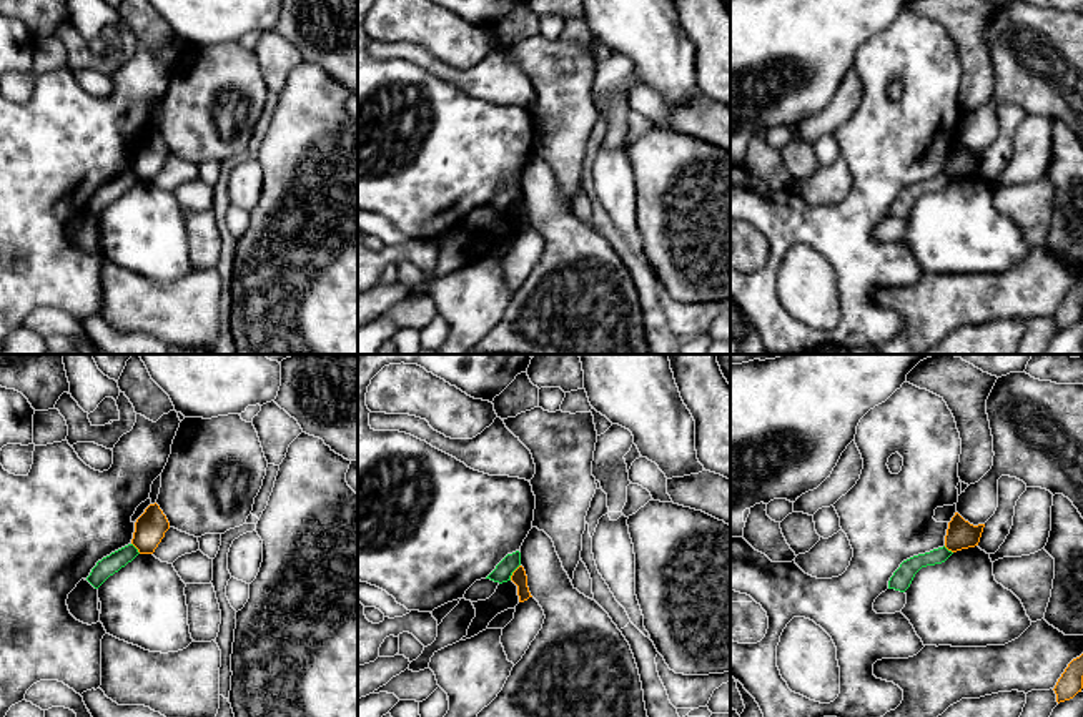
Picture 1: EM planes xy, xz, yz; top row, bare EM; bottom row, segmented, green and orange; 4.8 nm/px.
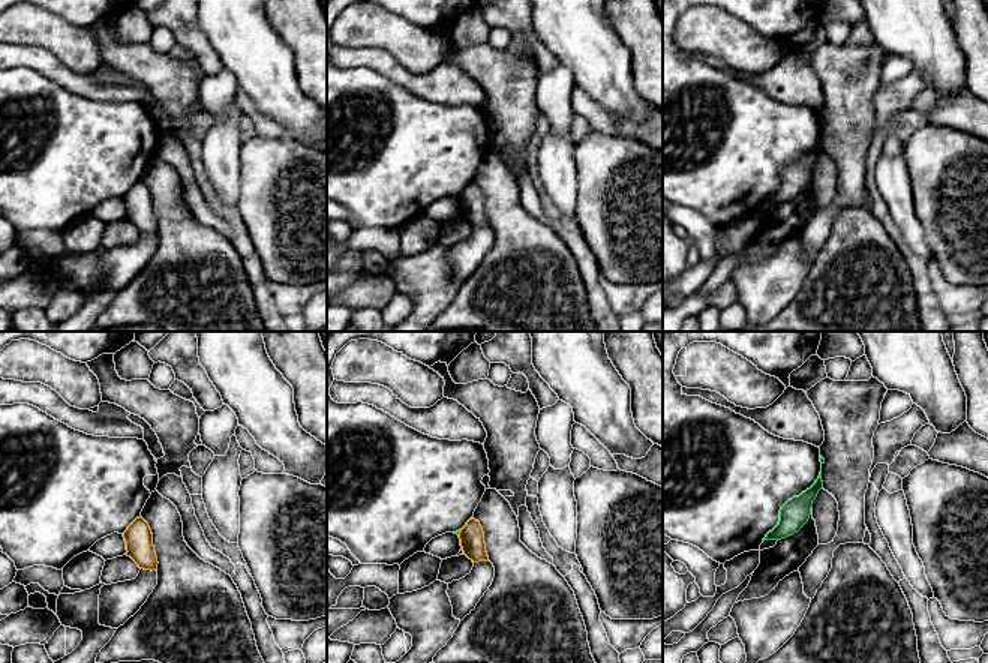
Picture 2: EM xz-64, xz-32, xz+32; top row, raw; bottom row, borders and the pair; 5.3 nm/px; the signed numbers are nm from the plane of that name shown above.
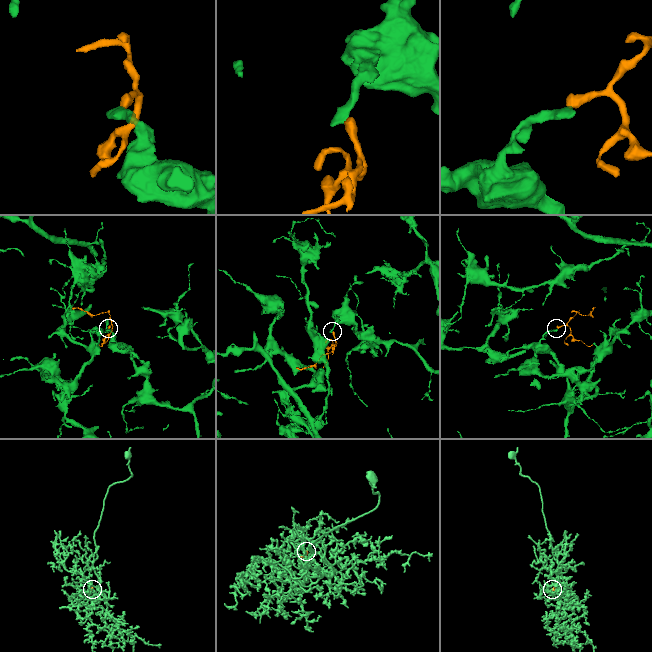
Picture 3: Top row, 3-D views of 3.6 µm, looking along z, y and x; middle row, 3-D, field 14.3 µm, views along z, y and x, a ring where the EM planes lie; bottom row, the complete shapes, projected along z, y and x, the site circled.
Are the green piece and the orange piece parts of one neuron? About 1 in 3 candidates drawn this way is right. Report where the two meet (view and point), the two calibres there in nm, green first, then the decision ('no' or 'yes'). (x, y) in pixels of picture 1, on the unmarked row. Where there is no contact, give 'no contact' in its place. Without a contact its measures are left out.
xz (513, 198) | 90/70 nm | no

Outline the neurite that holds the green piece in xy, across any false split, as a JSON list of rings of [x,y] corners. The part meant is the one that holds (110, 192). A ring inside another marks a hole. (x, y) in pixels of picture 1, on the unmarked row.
[[[128,171],[110,183],[103,185],[96,190],[96,193],[91,196],[87,208],[98,216],[110,203],[118,200],[121,195],[125,195],[128,190],[131,190],[138,183],[138,176],[133,171]]]

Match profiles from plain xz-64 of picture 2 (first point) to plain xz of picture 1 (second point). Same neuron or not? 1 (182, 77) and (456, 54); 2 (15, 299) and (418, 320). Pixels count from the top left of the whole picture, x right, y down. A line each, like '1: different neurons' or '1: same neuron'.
1: different neurons
2: same neuron

